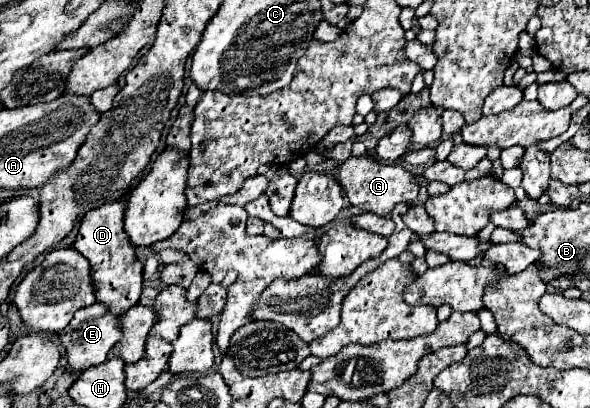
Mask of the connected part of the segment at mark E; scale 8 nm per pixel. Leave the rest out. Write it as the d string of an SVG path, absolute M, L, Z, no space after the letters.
M97 302L87 308L81 308L73 316L73 320L59 332L59 340L67 340L67 366L65 366L65 370L73 376L79 376L87 368L103 364L107 358L107 352L111 350L111 346L119 338L121 338L121 330L119 330L117 316L113 316L111 312L105 312L105 308L101 308L101 304L97 304Z

